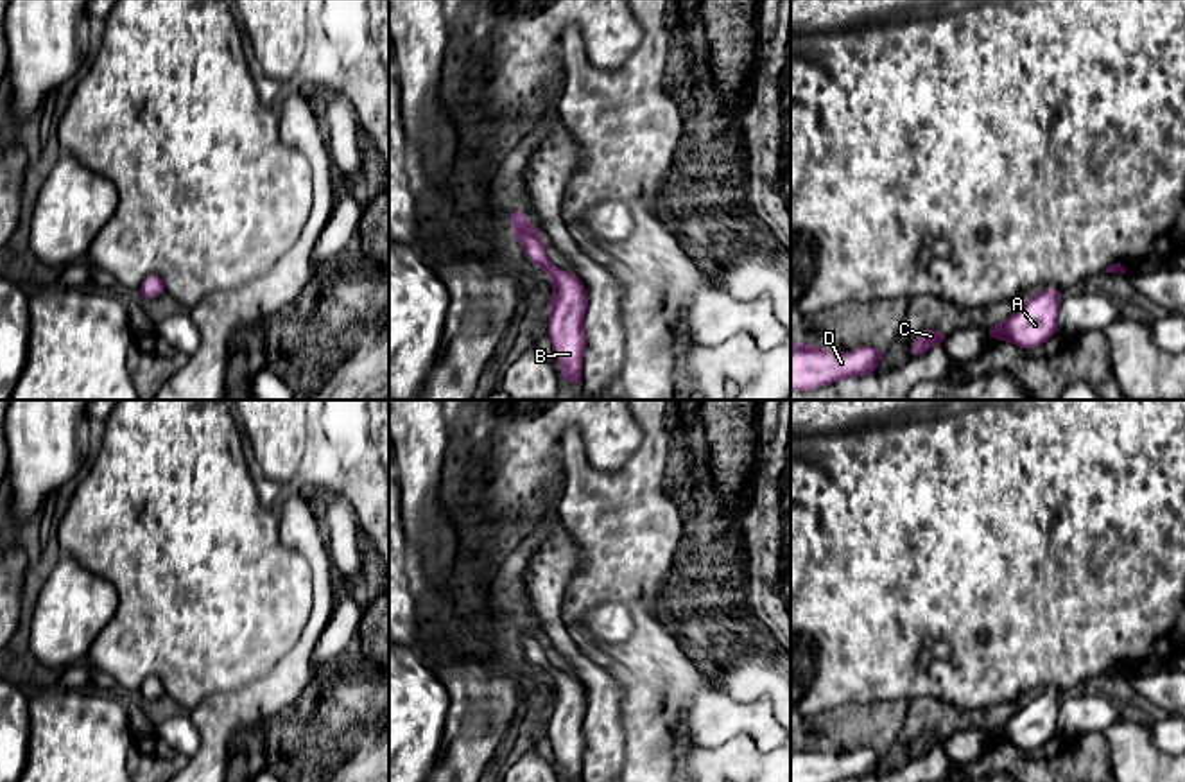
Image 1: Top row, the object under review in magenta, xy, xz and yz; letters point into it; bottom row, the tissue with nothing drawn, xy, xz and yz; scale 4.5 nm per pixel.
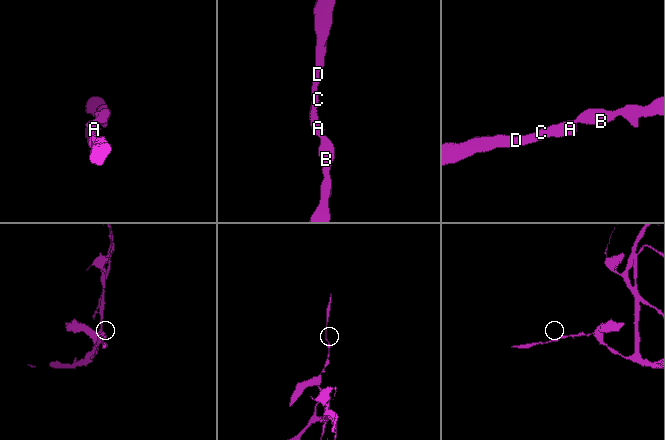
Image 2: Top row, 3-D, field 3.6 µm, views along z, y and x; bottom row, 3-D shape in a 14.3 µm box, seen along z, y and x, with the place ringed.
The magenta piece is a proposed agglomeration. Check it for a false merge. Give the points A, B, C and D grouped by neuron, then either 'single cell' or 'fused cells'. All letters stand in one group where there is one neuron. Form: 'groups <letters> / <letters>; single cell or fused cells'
groups A B C D; single cell

